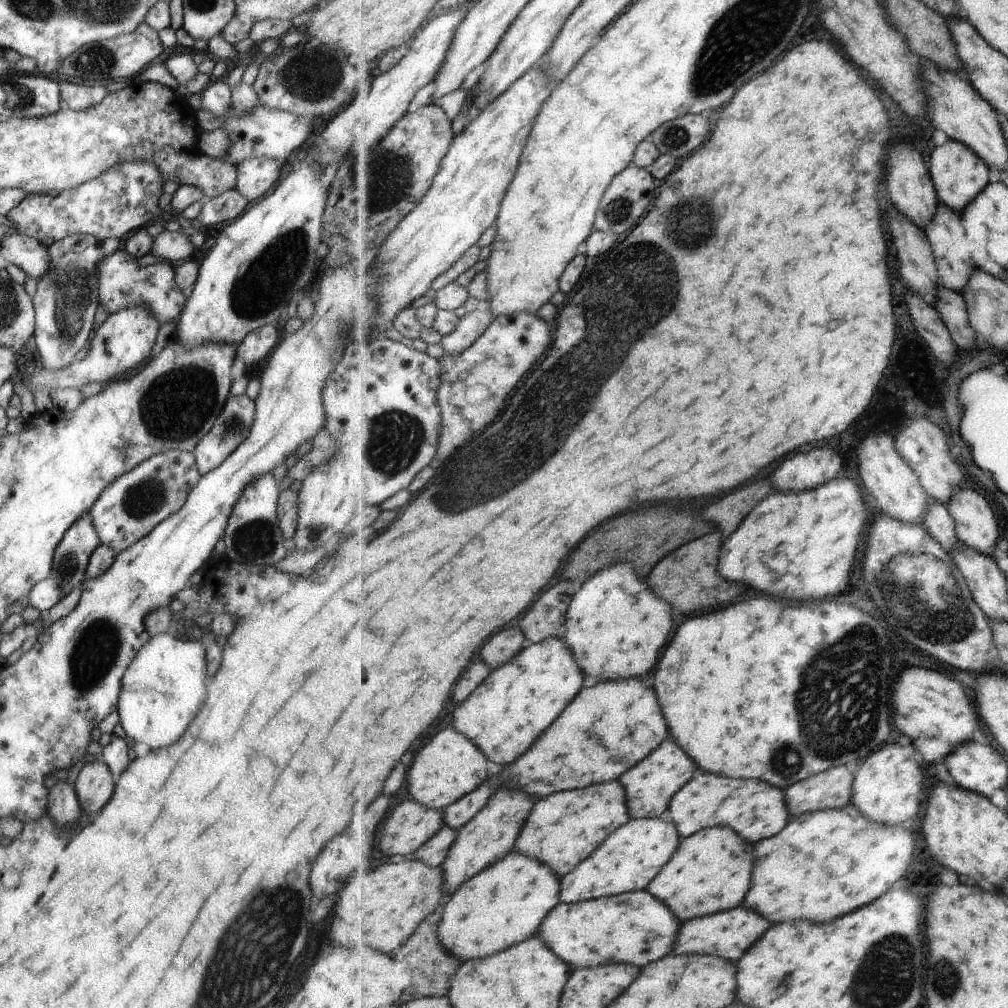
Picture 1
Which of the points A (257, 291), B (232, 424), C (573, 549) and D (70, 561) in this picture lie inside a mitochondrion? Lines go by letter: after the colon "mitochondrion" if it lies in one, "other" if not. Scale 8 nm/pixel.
A: mitochondrion
B: mitochondrion
C: other
D: mitochondrion

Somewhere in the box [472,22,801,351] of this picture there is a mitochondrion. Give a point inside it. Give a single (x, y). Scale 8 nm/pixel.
(620, 209)

